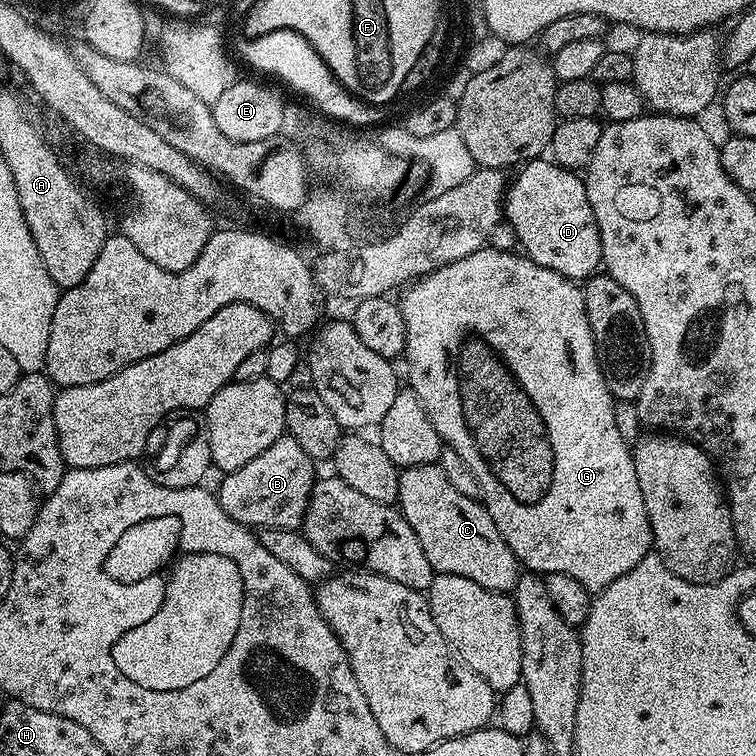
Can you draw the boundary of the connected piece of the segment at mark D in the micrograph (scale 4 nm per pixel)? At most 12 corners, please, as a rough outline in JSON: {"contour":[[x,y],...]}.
{"contour":[[548,158],[507,185],[523,255],[567,280],[601,267],[583,179]]}

